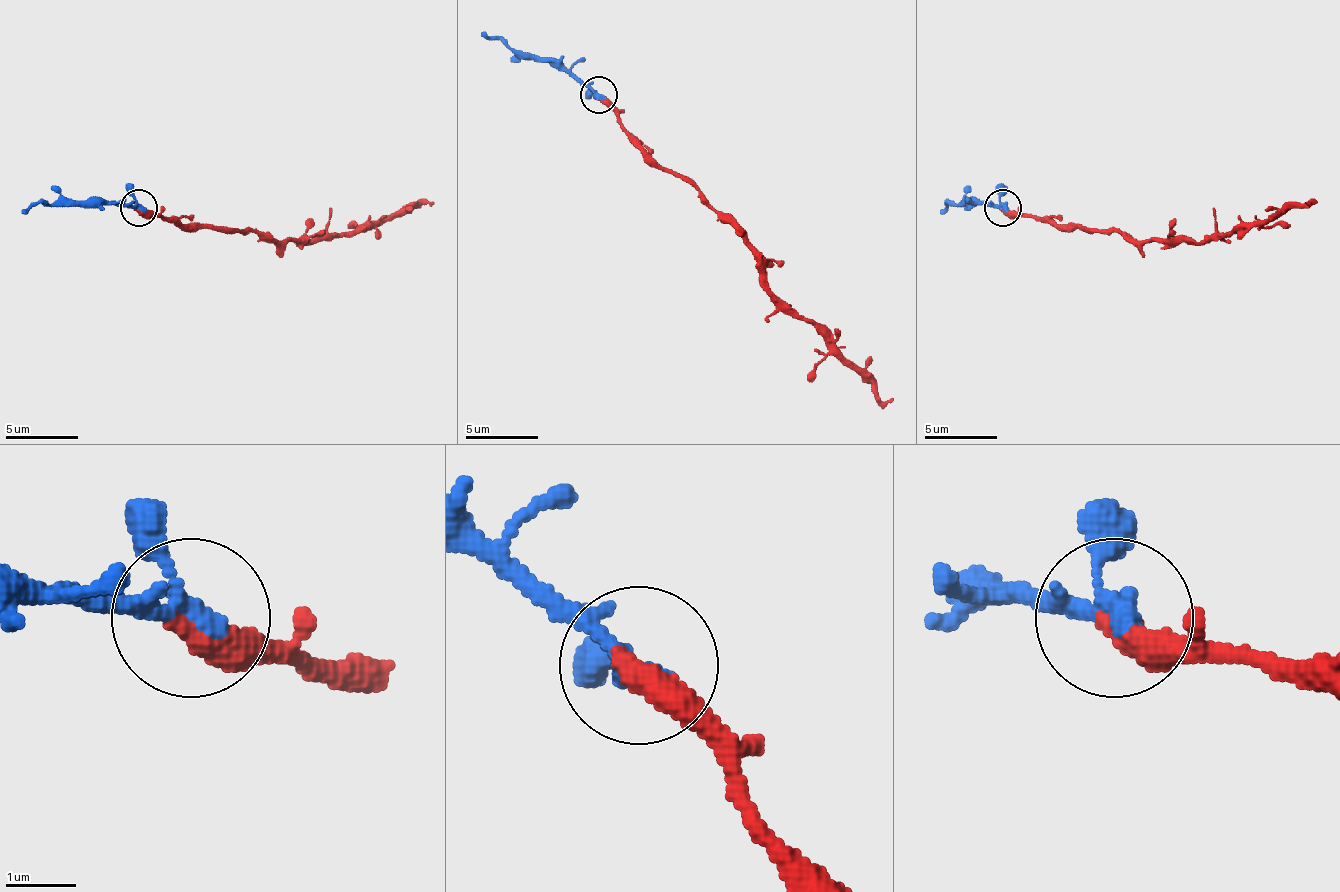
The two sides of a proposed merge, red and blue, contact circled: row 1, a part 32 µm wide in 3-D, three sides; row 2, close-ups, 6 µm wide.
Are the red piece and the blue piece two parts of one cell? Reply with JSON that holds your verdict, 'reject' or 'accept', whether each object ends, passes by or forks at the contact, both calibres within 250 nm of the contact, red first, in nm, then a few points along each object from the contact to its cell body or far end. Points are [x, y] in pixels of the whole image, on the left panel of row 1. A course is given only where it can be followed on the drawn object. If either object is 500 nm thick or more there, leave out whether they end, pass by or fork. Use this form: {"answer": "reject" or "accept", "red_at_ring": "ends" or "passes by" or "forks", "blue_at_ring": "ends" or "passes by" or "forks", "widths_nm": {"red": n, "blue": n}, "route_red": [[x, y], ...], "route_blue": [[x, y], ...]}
{"answer": "accept", "red_at_ring": "ends", "blue_at_ring": "passes by", "widths_nm": {"red": 400, "blue": 280}, "route_red": [[136, 207], [195, 225], [257, 229], [275, 240], [315, 243], [381, 225], [425, 203], [432, 203]], "route_blue": [[140, 207], [34, 203], [23, 214]]}

